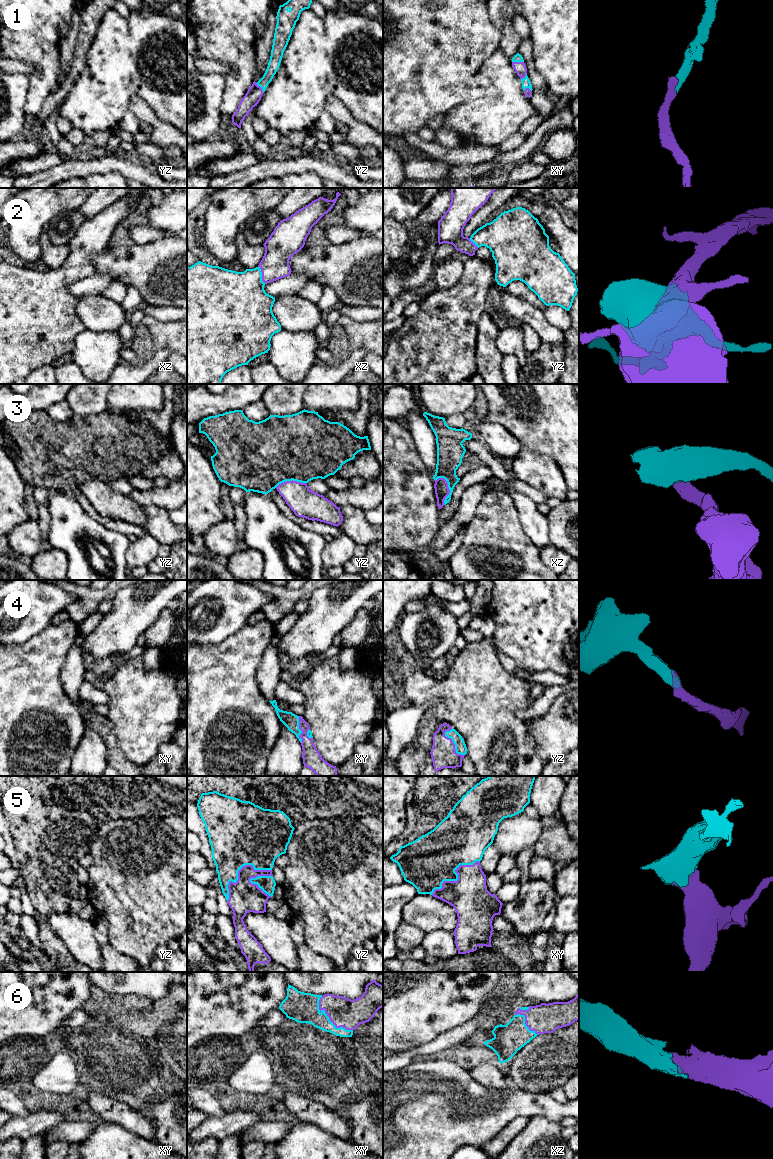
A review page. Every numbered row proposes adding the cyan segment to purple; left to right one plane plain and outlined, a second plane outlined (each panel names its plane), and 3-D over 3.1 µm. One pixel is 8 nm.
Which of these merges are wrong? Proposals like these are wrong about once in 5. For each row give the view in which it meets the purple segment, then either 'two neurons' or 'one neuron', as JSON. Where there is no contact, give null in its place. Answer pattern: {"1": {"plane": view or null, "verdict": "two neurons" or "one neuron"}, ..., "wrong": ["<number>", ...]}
{"1": {"plane": "yz", "verdict": "one neuron"}, "2": {"plane": "xz", "verdict": "one neuron"}, "3": {"plane": "xz", "verdict": "two neurons"}, "4": {"plane": "yz", "verdict": "one neuron"}, "5": {"plane": "yz", "verdict": "one neuron"}, "6": {"plane": "xy", "verdict": "one neuron"}, "wrong": ["3"]}

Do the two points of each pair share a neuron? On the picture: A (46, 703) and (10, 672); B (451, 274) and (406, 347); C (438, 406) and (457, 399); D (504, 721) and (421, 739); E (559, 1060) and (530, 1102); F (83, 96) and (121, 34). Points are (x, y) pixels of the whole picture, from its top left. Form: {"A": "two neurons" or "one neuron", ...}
{"A": "one neuron", "B": "two neurons", "C": "one neuron", "D": "one neuron", "E": "two neurons", "F": "one neuron"}

